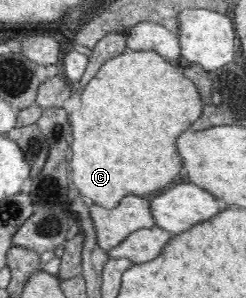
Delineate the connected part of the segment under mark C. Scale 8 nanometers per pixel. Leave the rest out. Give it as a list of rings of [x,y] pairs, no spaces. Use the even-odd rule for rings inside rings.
[[[125,51],[117,53],[98,67],[98,72],[81,93],[79,111],[68,115],[73,129],[70,180],[85,197],[97,205],[114,207],[124,194],[149,198],[170,183],[184,180],[181,158],[174,149],[174,139],[185,130],[196,127],[203,113],[203,101],[198,89],[182,72],[181,65],[165,60],[155,51]]]

